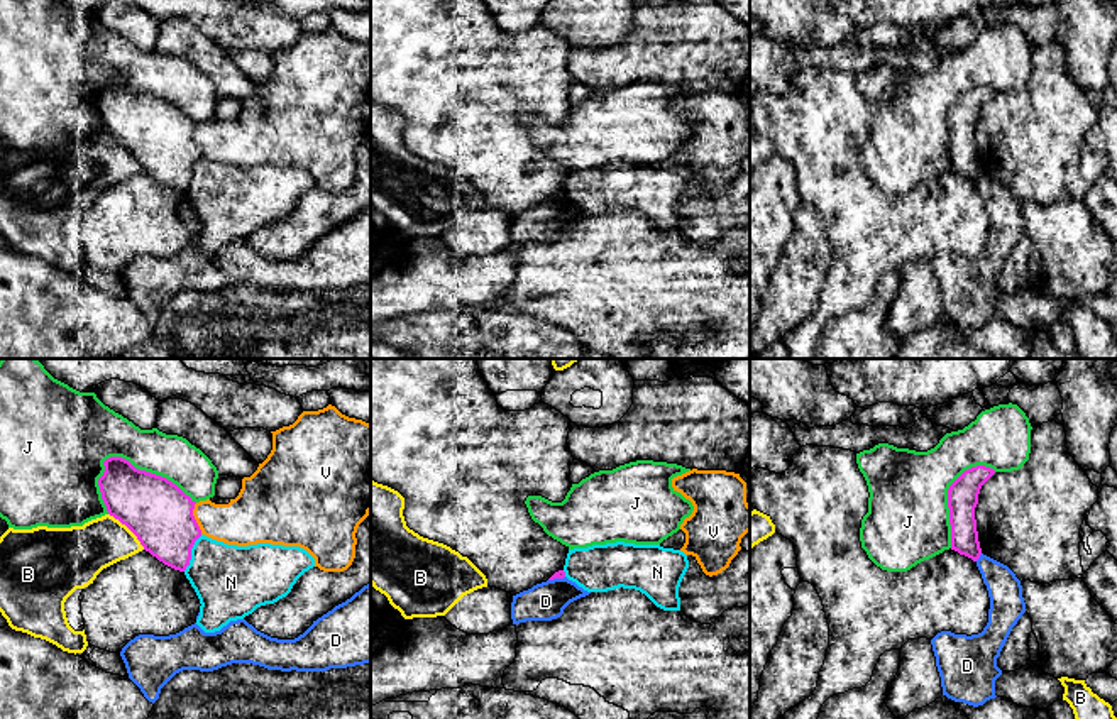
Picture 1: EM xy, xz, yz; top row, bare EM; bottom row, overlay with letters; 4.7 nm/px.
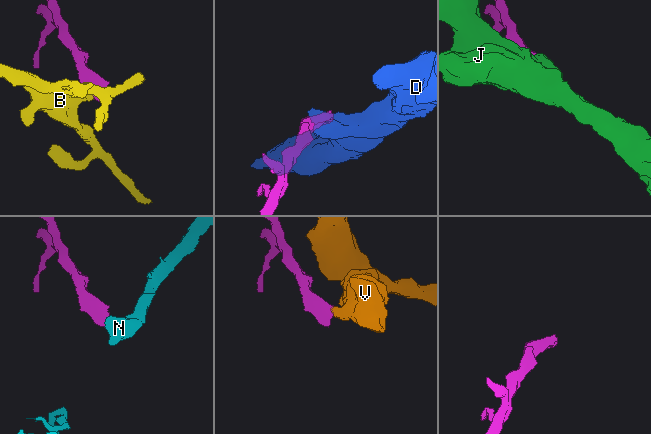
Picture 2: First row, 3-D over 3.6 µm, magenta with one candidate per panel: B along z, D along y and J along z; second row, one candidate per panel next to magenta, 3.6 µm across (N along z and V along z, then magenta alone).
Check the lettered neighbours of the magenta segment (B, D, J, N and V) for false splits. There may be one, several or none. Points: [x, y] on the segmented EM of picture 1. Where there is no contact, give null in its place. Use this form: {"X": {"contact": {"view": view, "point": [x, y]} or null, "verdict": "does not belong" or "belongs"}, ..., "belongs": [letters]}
{"B": {"contact": {"view": "xy", "point": [129, 528]}, "verdict": "does not belong"}, "D": {"contact": {"view": "yz", "point": [979, 557]}, "verdict": "does not belong"}, "J": {"contact": {"view": "xy", "point": [149, 472]}, "verdict": "does not belong"}, "N": {"contact": {"view": "xy", "point": [190, 554]}, "verdict": "does not belong"}, "V": {"contact": {"view": "xy", "point": [193, 518]}, "verdict": "does not belong"}, "belongs": []}

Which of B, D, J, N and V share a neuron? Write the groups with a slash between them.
B / D / J / N / V

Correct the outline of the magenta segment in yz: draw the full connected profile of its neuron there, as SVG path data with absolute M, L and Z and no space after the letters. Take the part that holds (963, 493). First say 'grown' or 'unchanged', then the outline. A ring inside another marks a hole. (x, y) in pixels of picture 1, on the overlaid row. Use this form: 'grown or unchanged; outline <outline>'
unchanged; outline M977 465L965 470L948 489L951 524L951 550L977 562L982 555L975 508L982 486L995 474L993 469Z

